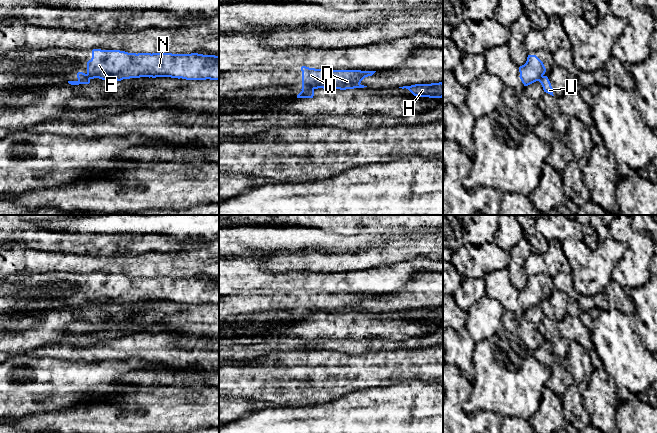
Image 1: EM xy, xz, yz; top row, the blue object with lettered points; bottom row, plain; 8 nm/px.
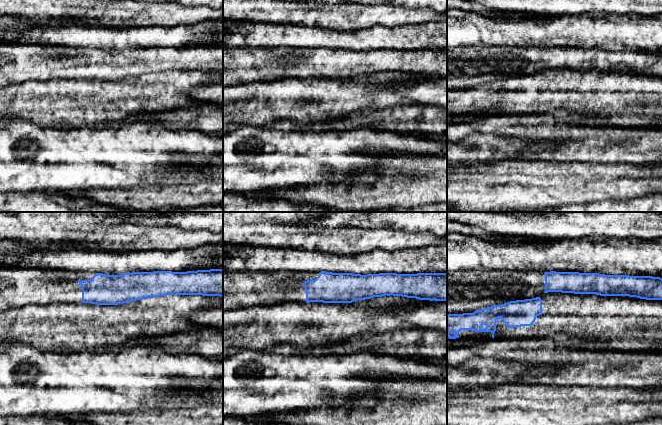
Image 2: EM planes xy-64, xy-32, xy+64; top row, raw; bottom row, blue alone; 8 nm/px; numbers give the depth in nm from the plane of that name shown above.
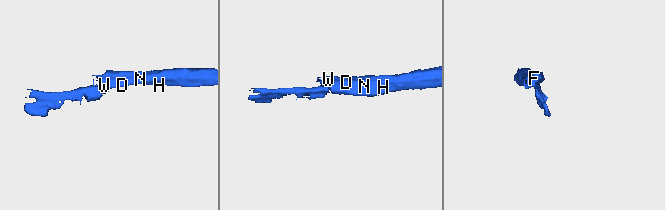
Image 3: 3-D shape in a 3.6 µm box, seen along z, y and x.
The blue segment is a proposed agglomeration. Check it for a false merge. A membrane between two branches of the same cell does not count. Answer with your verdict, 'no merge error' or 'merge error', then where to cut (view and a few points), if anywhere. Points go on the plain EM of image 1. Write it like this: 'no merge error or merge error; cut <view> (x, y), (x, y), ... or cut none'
merge error; cut xy (90, 302), (78, 304)

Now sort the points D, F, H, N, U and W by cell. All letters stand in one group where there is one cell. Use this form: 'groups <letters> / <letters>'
groups D F H N W / U

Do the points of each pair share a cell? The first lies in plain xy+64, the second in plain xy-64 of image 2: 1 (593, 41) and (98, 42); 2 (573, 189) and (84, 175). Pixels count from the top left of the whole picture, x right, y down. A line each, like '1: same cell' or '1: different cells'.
1: same cell
2: different cells

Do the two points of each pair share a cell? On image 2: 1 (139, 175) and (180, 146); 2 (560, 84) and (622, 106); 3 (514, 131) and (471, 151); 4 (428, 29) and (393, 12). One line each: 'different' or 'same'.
1: different
2: same
3: different
4: different

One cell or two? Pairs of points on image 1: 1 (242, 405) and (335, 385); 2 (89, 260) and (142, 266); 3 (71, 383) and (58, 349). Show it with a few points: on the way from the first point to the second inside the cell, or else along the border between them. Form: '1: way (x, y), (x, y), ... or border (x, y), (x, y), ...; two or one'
1: border (235, 397), (248, 397), (258, 402); two
2: way (102, 264), (129, 265); one
3: border (37, 358), (57, 357), (84, 361); two

